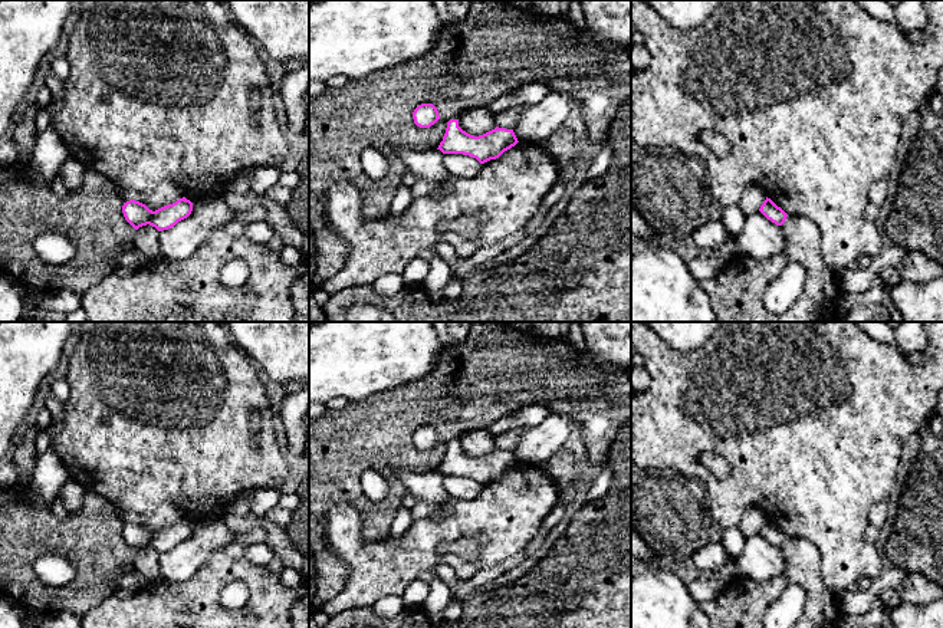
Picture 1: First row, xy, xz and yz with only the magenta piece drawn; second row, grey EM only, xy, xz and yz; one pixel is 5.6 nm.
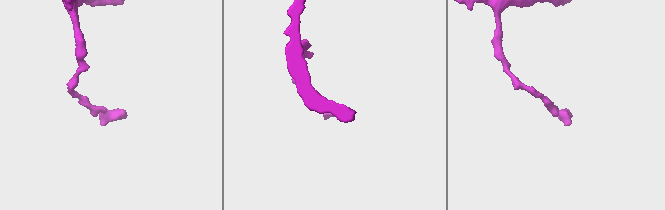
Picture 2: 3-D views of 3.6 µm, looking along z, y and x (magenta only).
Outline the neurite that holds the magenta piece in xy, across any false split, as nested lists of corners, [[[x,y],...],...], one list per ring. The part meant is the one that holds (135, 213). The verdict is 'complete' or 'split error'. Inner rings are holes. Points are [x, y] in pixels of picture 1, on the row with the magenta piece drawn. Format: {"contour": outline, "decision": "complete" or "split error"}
{"contour": [[[185,197],[155,211],[150,210],[145,204],[135,200],[129,200],[122,206],[125,220],[135,230],[147,224],[155,227],[158,231],[168,230],[178,221],[187,218],[191,211],[193,203]]], "decision": "complete"}

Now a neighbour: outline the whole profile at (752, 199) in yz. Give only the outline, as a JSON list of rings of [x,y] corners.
[[[749,185],[745,188],[737,206],[748,216],[758,211],[765,200],[766,194],[760,187]]]

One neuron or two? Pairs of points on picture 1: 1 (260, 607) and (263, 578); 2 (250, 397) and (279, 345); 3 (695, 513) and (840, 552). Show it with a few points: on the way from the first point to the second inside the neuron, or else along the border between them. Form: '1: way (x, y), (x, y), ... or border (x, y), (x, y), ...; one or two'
1: way (263, 599), (263, 585); one
2: border (239, 348), (262, 372); two
3: border (706, 486), (710, 515), (723, 528); two

